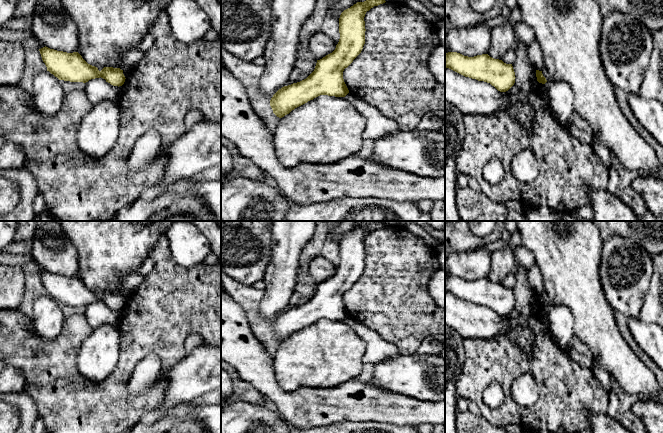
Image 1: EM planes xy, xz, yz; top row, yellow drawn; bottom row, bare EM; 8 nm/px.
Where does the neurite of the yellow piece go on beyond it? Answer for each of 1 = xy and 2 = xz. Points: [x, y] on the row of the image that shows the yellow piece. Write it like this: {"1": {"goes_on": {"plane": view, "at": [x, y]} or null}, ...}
{"1": {"goes_on": null}, "2": {"goes_on": null}}

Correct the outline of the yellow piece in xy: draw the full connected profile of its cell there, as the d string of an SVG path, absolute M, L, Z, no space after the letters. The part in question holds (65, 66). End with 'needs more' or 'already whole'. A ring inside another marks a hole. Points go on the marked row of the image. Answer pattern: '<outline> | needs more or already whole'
M48 47L39 49L47 71L59 80L86 83L91 79L103 78L113 86L122 86L125 82L123 70L104 67L101 71L88 64L78 52L67 53Z | already whole

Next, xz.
M357 2L341 13L340 39L335 50L317 60L314 71L306 79L282 87L271 98L270 106L277 117L284 117L320 95L345 97L349 93L343 79L343 71L361 53L365 44L365 14L374 6L385 2Z | already whole

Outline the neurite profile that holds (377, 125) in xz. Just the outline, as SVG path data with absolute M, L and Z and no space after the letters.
M348 93L344 98L357 108L366 119L363 139L376 140L387 134L401 131L396 121L384 116L377 108L366 103L356 95Z

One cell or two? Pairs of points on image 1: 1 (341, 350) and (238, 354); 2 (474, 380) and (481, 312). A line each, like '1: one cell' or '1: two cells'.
1: two cells
2: two cells

